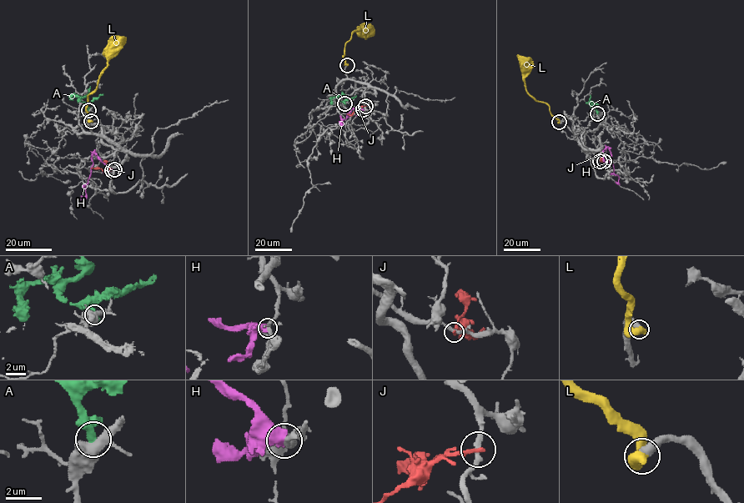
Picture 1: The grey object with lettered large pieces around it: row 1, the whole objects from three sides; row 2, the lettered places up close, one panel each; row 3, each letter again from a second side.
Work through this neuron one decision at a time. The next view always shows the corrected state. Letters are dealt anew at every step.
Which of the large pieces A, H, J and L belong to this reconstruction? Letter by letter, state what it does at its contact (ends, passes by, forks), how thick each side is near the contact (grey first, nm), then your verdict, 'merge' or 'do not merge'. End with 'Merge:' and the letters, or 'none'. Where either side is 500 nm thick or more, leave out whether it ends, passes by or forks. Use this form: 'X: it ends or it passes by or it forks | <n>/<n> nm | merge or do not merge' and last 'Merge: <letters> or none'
A: 550/460 nm | do not merge
H: 260/650 nm | do not merge
J: it ends | 280/220 nm | do not merge
L: 480/700 nm | merge
Merge: L

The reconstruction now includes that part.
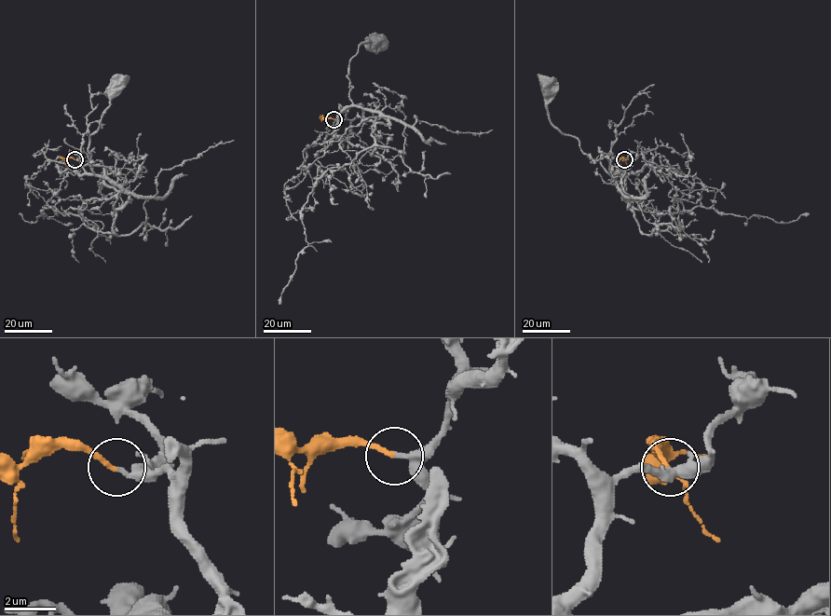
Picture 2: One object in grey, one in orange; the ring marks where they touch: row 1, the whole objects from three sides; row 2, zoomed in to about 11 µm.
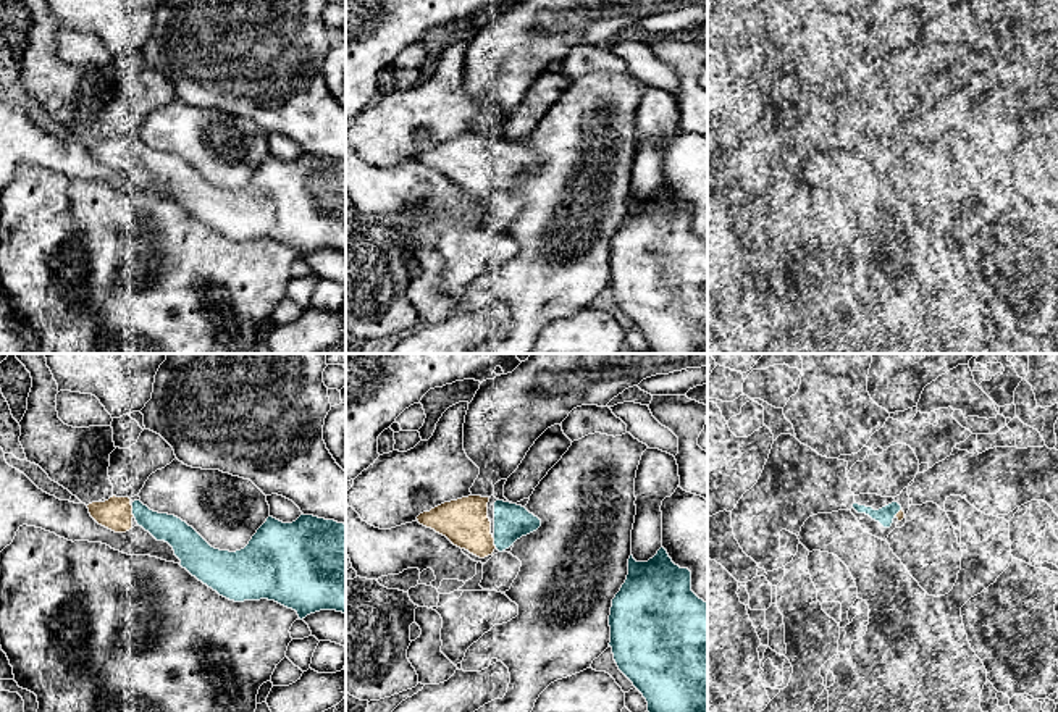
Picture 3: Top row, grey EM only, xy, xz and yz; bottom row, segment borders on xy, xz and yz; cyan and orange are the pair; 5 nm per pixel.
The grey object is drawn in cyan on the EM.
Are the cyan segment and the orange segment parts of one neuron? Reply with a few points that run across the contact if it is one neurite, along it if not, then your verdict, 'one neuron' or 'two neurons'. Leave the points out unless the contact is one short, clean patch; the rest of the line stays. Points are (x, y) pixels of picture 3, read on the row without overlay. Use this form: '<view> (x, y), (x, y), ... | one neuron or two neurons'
one neuron

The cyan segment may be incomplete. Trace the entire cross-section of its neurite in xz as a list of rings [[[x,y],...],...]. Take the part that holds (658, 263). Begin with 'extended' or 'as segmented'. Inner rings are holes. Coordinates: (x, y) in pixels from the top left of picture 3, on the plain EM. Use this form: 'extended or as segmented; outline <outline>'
as segmented; outline [[[661,186],[648,200],[628,197],[628,213],[612,237],[611,281],[619,308],[648,341],[651,354],[707,354],[707,241],[691,229],[691,210],[672,200]]]

